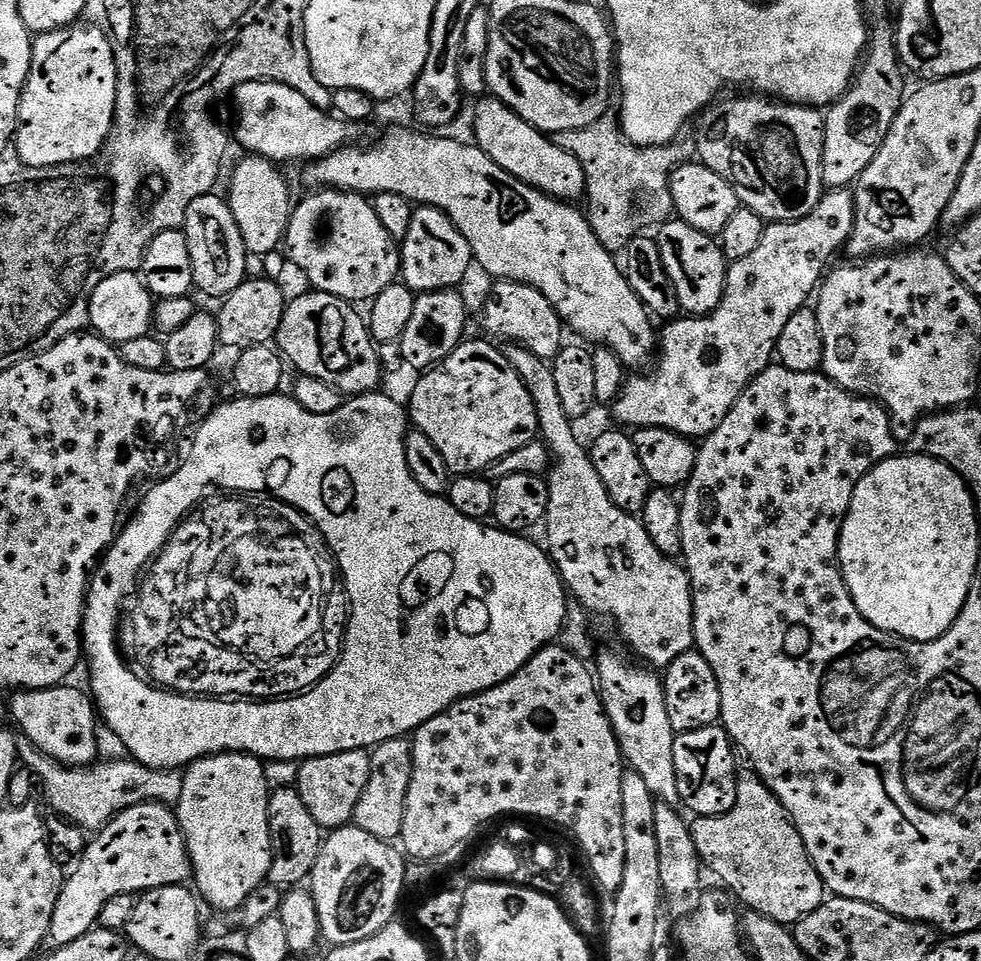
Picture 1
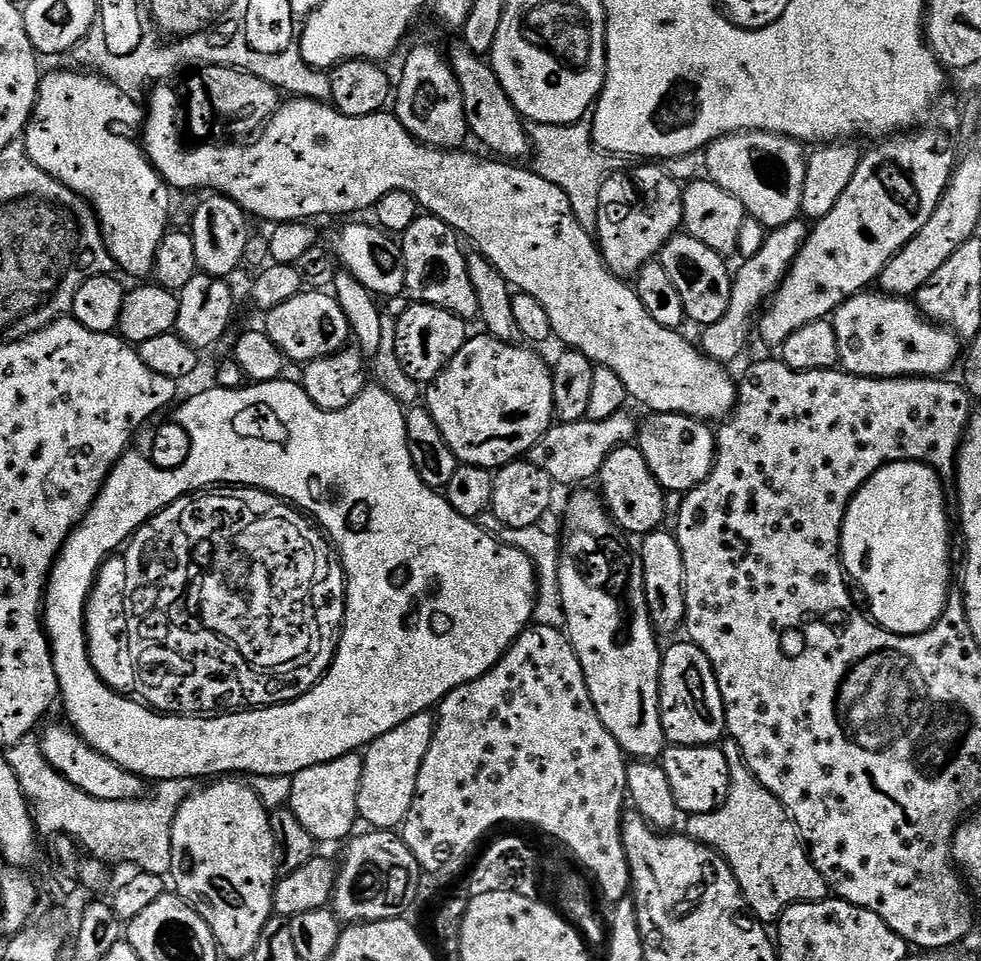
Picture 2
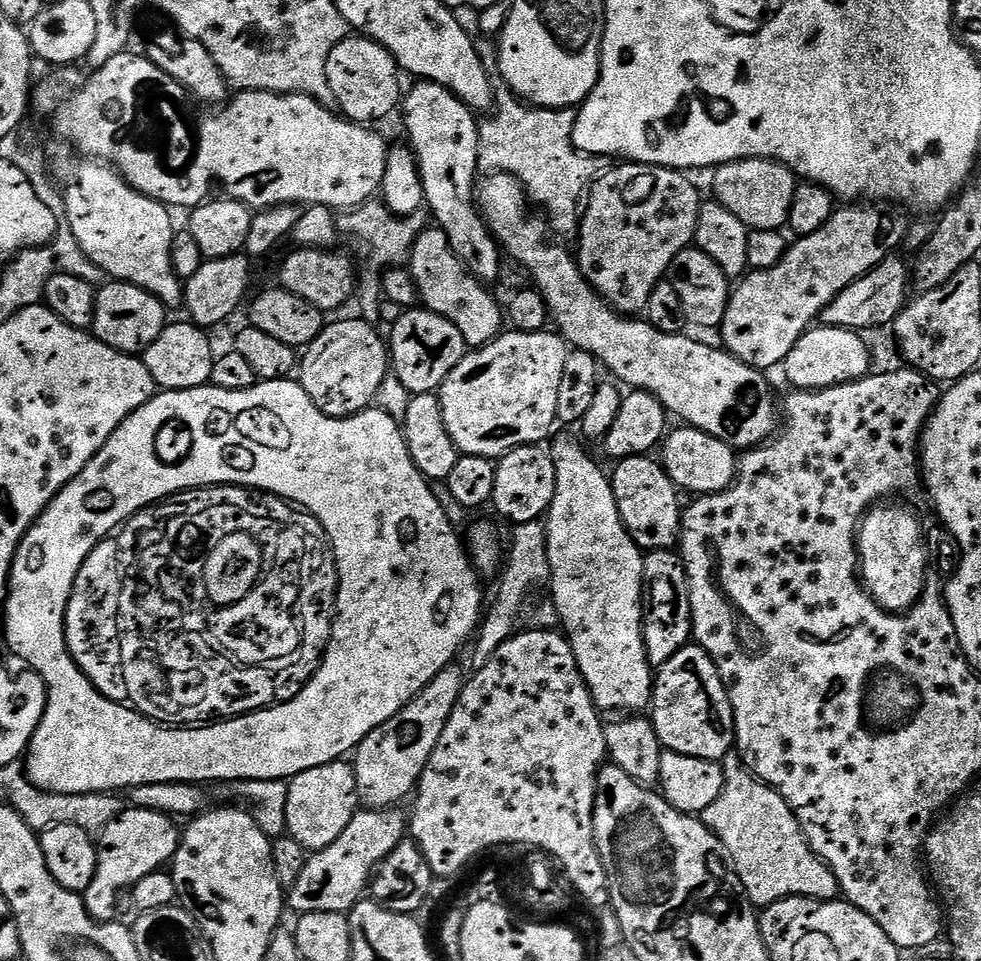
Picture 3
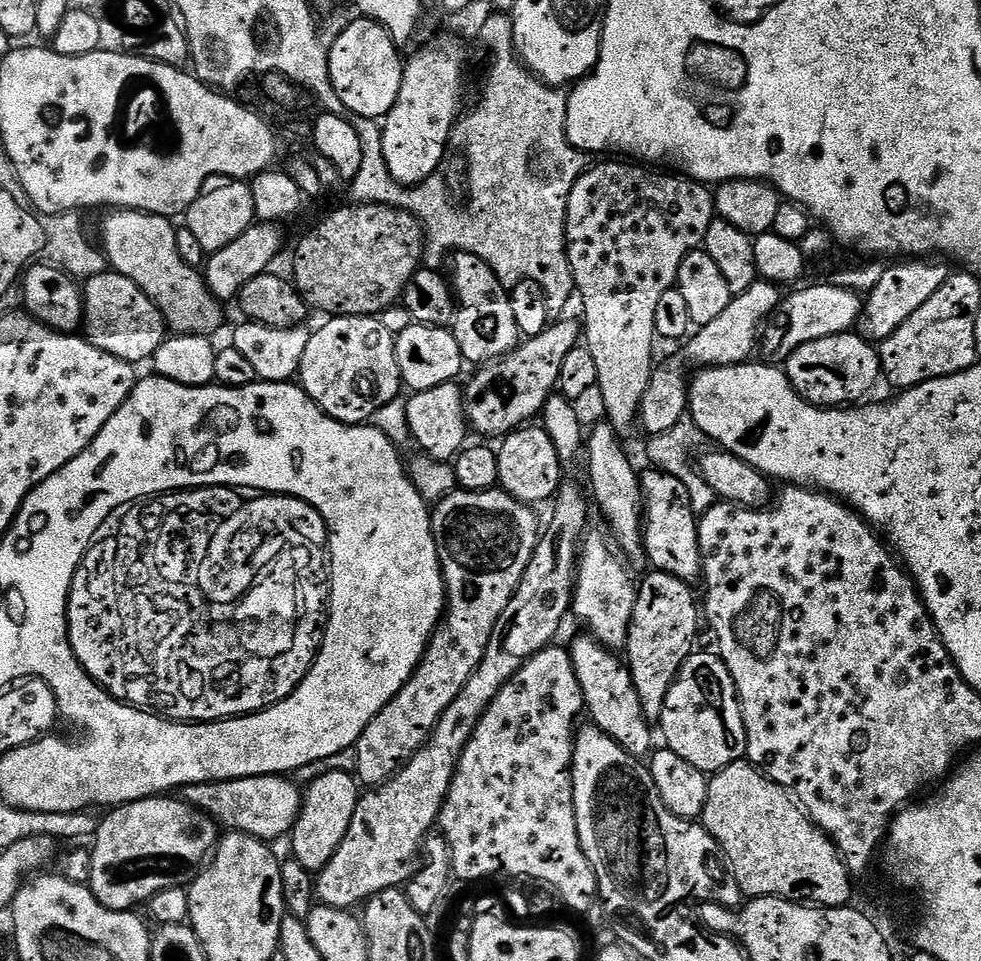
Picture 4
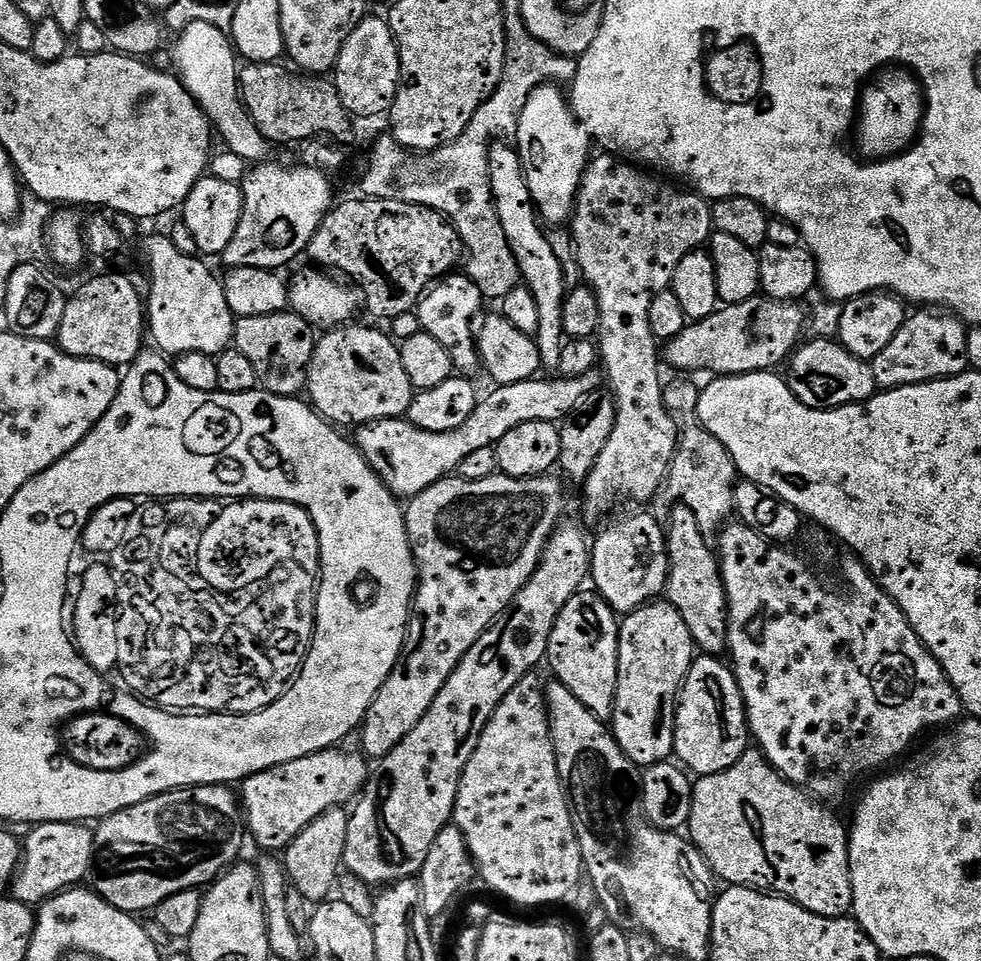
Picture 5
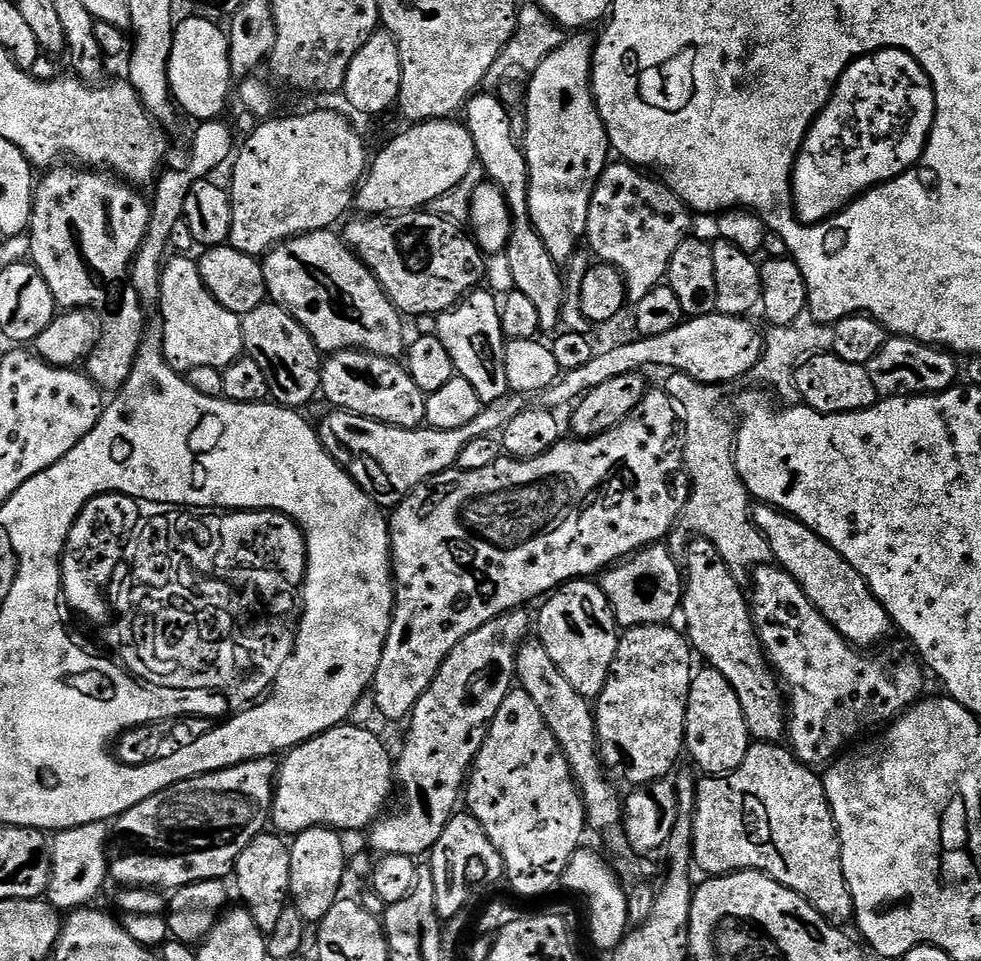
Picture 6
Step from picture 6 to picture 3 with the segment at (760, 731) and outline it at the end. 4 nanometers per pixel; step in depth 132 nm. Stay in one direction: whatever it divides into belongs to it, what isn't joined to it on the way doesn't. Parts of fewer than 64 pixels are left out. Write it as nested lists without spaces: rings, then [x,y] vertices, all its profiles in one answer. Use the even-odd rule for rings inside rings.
[[[645,454],[619,461],[615,465],[616,469],[610,472],[612,489],[618,502],[618,514],[632,541],[641,550],[672,550],[680,543],[681,493],[666,474],[663,463],[652,458]]]

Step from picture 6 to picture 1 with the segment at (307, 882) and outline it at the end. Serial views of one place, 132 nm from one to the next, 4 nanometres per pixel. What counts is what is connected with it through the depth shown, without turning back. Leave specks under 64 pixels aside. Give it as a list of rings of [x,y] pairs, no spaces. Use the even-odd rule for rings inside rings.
[[[350,750],[342,754],[314,756],[300,764],[300,773],[294,787],[302,794],[302,802],[306,802],[314,822],[325,830],[335,830],[352,824],[352,815],[358,806],[358,798],[362,798],[362,790],[366,790],[366,782],[370,778],[370,755],[364,750]]]

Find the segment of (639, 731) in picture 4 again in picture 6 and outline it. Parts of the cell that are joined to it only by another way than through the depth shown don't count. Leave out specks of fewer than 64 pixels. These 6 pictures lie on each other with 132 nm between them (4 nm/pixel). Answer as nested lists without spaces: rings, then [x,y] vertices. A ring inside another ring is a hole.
[[[581,578],[560,585],[544,602],[540,617],[534,620],[535,631],[540,631],[539,644],[578,694],[586,698],[599,696],[608,681],[618,643],[618,625],[606,594],[599,583]]]

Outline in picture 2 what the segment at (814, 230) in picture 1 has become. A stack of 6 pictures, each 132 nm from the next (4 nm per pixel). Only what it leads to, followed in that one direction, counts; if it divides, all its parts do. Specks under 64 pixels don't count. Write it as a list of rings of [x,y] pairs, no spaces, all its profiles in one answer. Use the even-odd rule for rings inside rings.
[[[800,218],[790,221],[780,228],[771,229],[766,242],[762,246],[762,250],[758,250],[758,254],[754,254],[754,258],[744,260],[740,269],[735,269],[732,281],[732,297],[726,314],[718,322],[709,324],[703,329],[704,344],[702,343],[702,351],[705,356],[709,356],[711,360],[719,360],[721,364],[728,366],[731,365],[731,360],[736,360],[743,354],[744,347],[748,344],[748,339],[754,336],[754,321],[759,317],[768,301],[776,295],[776,291],[780,288],[780,283],[787,278],[788,271],[791,270],[792,263],[798,258],[798,254],[802,250],[809,233],[809,225]]]

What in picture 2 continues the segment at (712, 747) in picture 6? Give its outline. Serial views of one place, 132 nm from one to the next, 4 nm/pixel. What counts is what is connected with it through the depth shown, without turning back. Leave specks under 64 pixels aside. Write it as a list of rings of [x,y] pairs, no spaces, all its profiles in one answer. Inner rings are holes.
[[[683,642],[663,649],[660,662],[660,717],[664,739],[672,746],[716,746],[725,739],[724,703],[710,658],[696,644]]]

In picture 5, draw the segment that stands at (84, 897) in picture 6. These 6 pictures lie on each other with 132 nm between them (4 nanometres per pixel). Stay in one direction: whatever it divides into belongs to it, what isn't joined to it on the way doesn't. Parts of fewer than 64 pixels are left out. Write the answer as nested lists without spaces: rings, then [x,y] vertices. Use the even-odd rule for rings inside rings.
[[[50,822],[38,824],[22,840],[22,859],[10,885],[11,899],[20,904],[39,906],[49,896],[83,885],[94,868],[94,832],[87,823]]]

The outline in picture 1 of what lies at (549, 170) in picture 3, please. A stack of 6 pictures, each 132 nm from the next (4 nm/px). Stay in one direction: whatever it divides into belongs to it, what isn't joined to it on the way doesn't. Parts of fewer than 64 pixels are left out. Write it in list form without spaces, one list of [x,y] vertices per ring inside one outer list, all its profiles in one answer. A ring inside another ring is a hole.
[[[605,114],[598,118],[598,122],[590,122],[590,126],[585,128],[557,132],[554,139],[558,146],[562,146],[562,150],[574,154],[582,166],[588,200],[588,225],[608,252],[623,253],[628,243],[637,234],[648,230],[651,224],[659,226],[673,219],[668,180],[675,168],[681,168],[693,159],[694,148],[691,143],[673,142],[661,144],[659,148],[640,148],[624,136],[619,119],[612,114]],[[639,196],[640,205],[636,208]]]

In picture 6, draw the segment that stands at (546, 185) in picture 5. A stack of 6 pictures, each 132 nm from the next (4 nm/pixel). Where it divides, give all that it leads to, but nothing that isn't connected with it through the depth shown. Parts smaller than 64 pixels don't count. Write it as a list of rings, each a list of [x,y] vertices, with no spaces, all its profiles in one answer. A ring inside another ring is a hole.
[[[588,30],[571,33],[558,50],[551,52],[531,73],[528,84],[528,113],[524,116],[522,147],[528,163],[528,213],[534,230],[546,244],[550,258],[567,262],[581,247],[586,236],[590,214],[590,198],[610,160],[608,132],[592,96],[592,55],[596,53],[597,37]]]

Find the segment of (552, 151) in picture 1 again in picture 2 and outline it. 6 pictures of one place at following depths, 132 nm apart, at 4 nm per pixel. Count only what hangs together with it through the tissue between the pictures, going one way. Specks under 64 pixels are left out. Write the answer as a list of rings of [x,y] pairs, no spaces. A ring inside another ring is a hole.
[[[457,46],[453,52],[450,52],[450,63],[452,73],[458,78],[464,95],[464,109],[469,133],[473,137],[477,136],[492,151],[489,153],[493,157],[503,158],[508,162],[523,161],[520,159],[524,155],[527,157],[530,152],[530,132],[520,111],[510,102],[506,90],[502,90],[491,63],[463,46]]]

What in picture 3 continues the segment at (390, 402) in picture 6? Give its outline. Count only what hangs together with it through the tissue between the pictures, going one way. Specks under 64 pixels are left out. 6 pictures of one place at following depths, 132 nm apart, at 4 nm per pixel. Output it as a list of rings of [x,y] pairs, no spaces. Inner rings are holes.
[[[361,318],[336,320],[333,324],[331,321],[325,323],[318,338],[314,338],[314,342],[303,349],[298,364],[298,383],[311,398],[315,411],[337,418],[356,416],[375,401],[383,380],[390,374],[390,348],[385,337],[383,340],[376,331],[373,325]]]

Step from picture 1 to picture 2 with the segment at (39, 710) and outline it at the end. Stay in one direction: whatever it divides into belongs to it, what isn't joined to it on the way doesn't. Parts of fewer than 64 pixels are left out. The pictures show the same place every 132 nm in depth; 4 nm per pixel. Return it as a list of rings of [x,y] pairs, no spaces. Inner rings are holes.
[[[67,723],[50,725],[45,730],[44,736],[42,735],[42,747],[48,765],[59,776],[66,777],[71,784],[78,786],[78,790],[86,790],[86,794],[94,798],[102,798],[106,802],[126,802],[127,800],[142,800],[149,795],[150,788],[144,777],[127,772],[101,752],[94,750],[76,733],[76,729]]]

